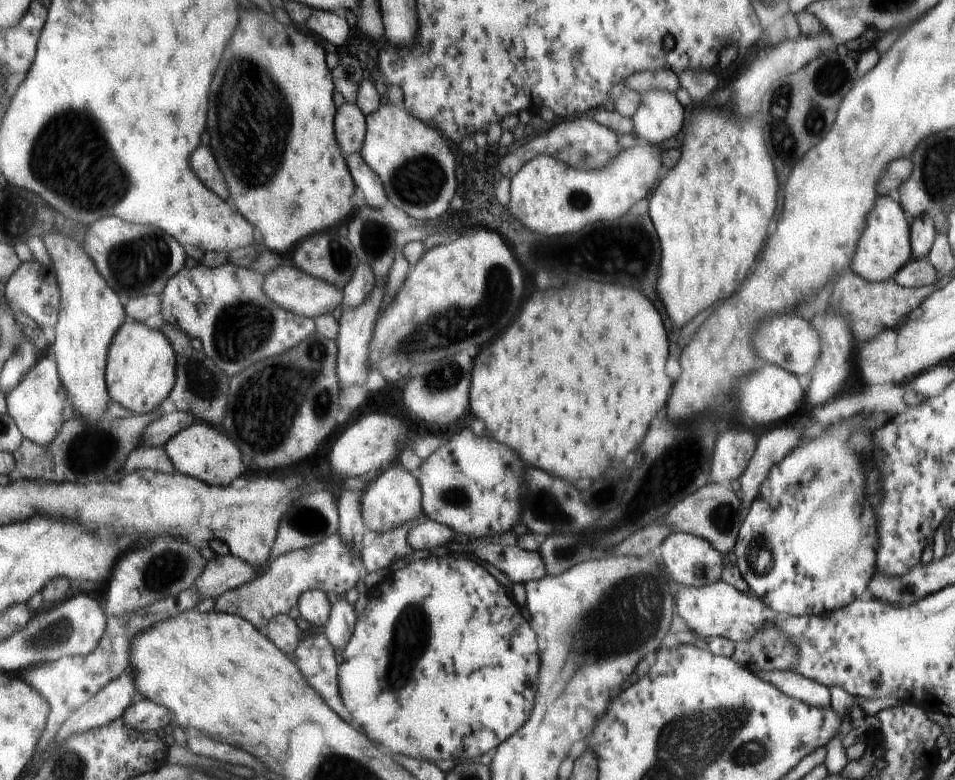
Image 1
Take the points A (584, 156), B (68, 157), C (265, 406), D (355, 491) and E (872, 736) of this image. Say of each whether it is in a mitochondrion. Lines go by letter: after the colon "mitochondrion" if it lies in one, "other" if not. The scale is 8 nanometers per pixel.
A: mitochondrion
B: mitochondrion
C: mitochondrion
D: other
E: other

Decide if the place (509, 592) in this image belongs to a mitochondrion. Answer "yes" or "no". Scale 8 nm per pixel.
no

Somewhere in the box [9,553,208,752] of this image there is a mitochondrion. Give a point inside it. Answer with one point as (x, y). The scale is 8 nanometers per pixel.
(57, 632)

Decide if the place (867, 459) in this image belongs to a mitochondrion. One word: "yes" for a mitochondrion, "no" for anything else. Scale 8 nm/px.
no

